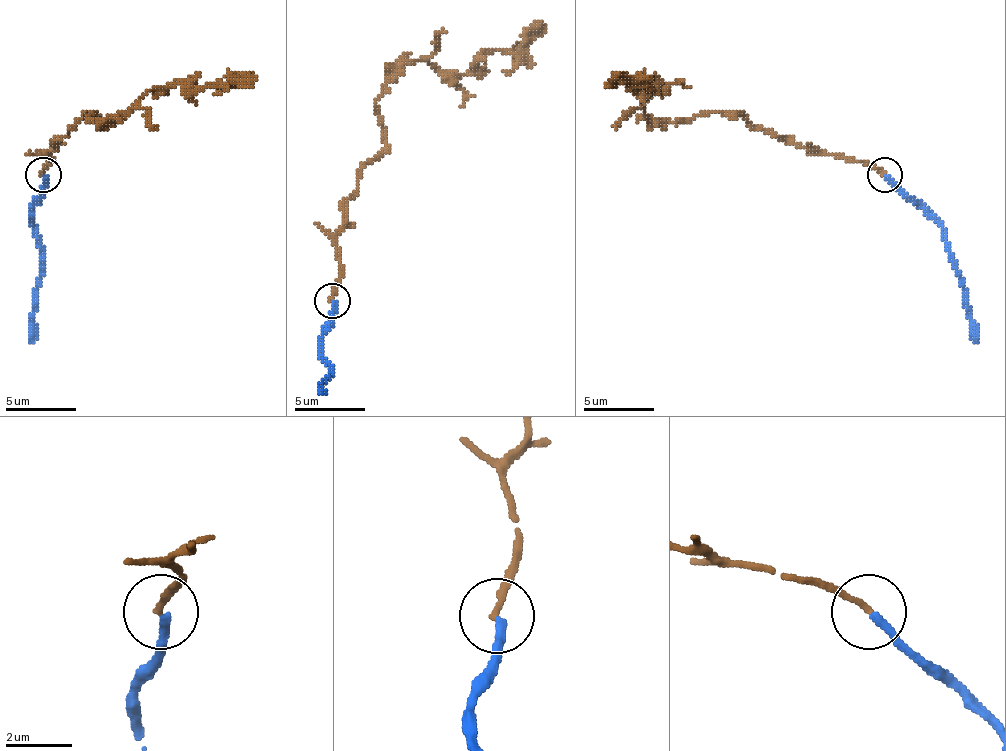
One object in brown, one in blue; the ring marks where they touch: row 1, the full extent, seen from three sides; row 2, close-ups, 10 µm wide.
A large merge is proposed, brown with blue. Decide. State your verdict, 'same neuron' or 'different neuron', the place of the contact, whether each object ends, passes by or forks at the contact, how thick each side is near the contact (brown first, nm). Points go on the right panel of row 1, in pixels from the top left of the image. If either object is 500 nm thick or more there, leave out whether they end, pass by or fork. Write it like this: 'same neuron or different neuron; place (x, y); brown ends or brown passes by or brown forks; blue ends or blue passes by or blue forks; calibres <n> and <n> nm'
different neuron; place (884, 175); brown ends; blue ends; calibres 180 and 240 nm

